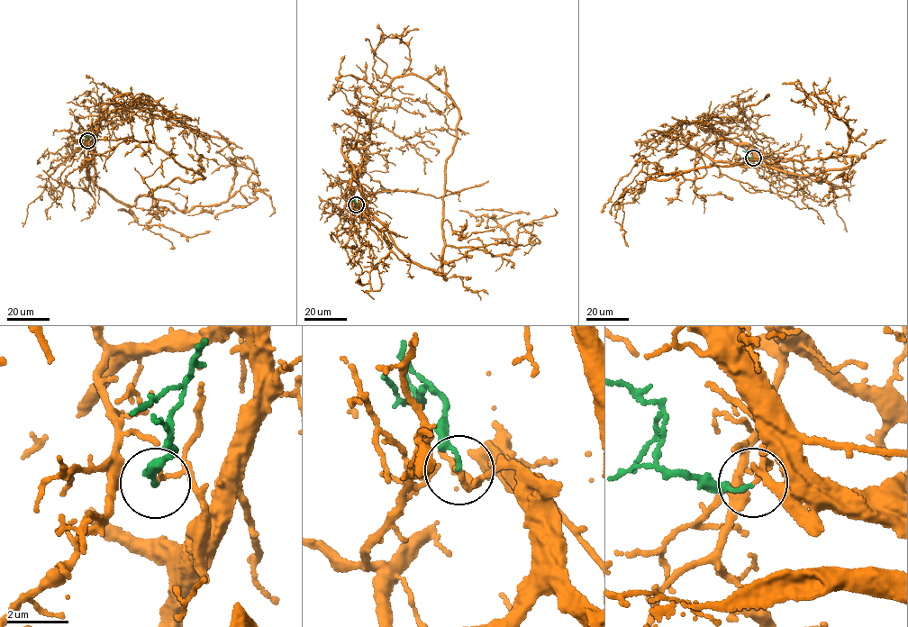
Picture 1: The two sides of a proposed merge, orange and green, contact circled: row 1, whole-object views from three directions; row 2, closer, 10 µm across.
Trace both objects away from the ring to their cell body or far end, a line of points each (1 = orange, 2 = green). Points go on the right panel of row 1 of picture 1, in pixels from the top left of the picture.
1: (753, 158), (800, 175), (856, 160), (825, 158), (847, 149), (851, 131), (830, 104), (806, 92), (791, 100)
2: (753, 158), (748, 157), (742, 150)

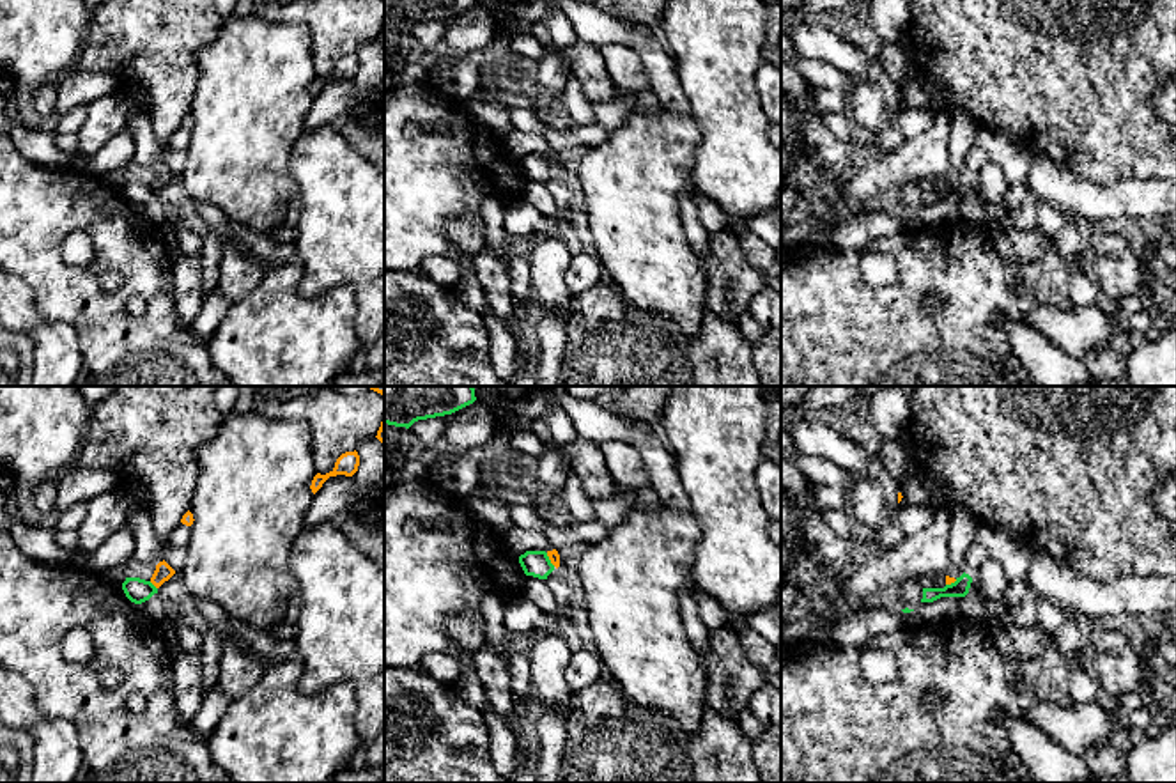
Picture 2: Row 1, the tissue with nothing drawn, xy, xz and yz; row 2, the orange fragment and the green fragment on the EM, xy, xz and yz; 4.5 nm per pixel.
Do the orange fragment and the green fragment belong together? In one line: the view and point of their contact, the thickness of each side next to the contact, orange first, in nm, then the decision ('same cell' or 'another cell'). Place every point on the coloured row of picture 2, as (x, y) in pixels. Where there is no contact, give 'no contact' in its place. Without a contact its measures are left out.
xy (153, 583) | 80/110 nm | another cell

